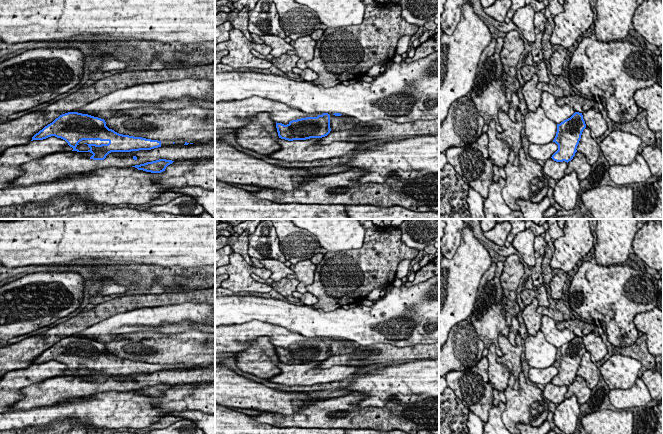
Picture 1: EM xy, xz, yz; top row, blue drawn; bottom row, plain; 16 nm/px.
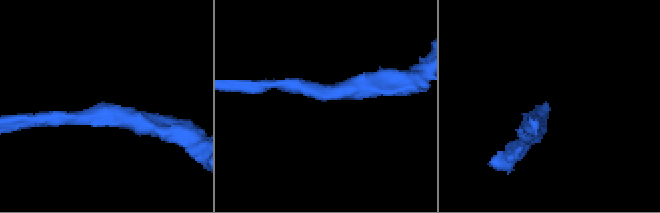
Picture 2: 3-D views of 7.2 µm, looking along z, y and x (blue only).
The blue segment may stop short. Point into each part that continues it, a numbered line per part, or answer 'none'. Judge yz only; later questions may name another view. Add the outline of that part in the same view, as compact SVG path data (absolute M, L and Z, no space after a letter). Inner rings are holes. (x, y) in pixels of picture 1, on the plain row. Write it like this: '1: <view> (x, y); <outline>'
none

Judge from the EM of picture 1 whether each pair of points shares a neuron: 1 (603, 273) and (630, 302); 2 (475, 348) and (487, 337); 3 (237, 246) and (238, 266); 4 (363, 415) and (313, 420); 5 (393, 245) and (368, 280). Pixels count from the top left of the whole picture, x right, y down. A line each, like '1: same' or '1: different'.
1: same
2: different
3: different
4: same
5: same

